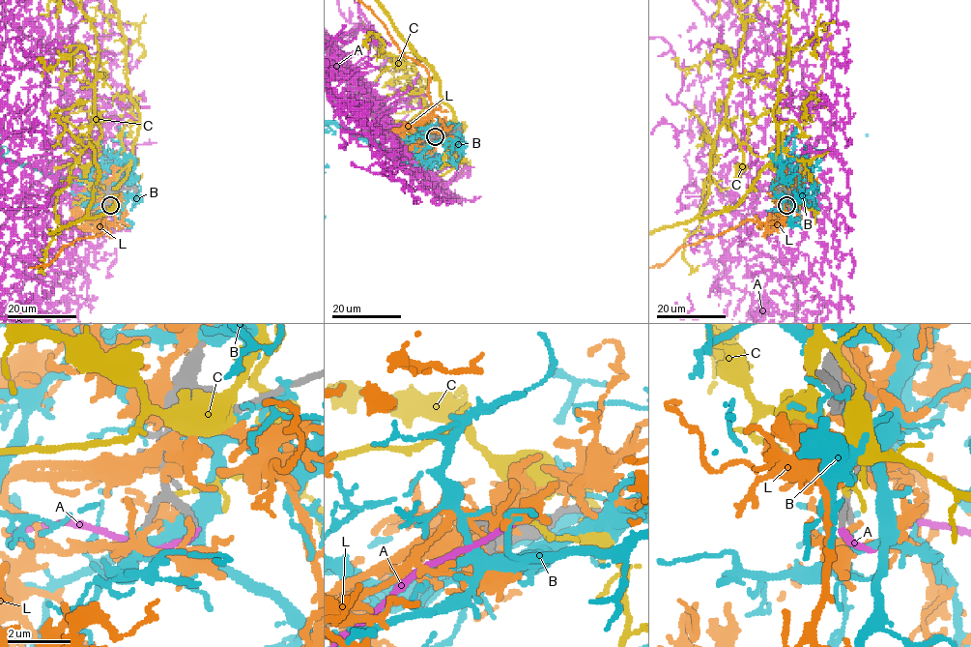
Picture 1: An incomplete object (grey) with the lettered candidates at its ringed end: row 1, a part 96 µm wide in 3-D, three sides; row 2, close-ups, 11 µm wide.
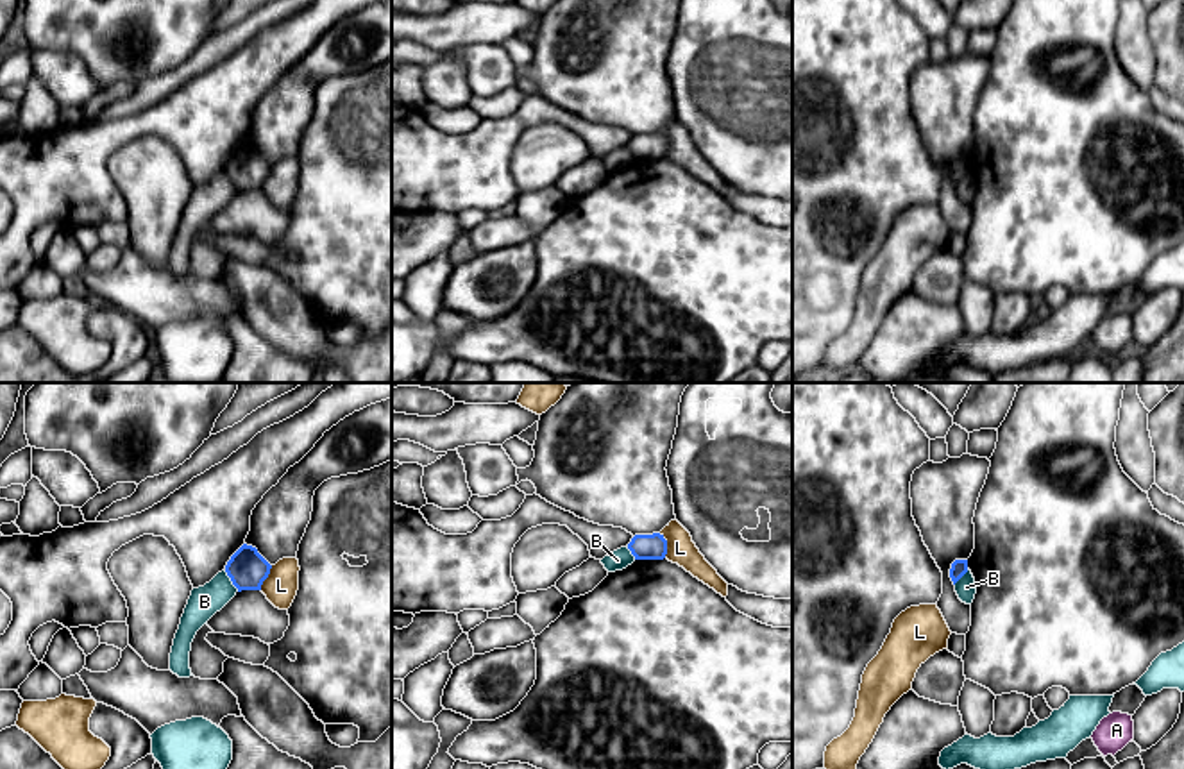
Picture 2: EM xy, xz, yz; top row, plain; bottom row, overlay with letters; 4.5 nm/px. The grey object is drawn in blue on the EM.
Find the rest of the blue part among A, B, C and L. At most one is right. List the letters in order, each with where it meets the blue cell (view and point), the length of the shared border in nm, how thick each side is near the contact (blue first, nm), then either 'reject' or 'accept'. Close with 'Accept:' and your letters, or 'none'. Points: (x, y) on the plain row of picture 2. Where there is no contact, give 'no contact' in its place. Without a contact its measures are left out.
A: no contact | reject
B: xy (231, 179) | 120 nm | 180/140 nm | reject
C: no contact | reject
L: xz (666, 145) | 120 nm | 110/130 nm | reject
Accept: none

